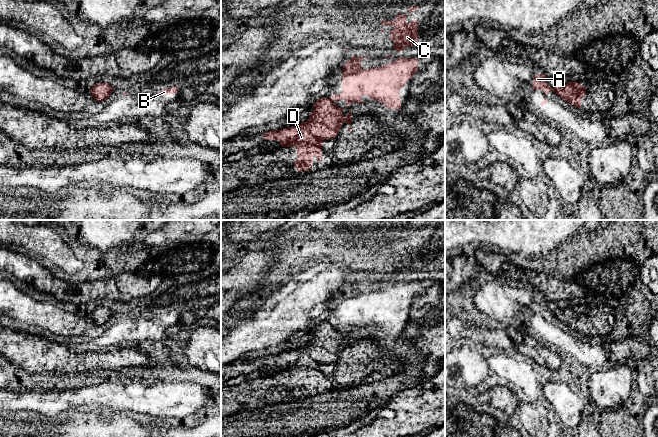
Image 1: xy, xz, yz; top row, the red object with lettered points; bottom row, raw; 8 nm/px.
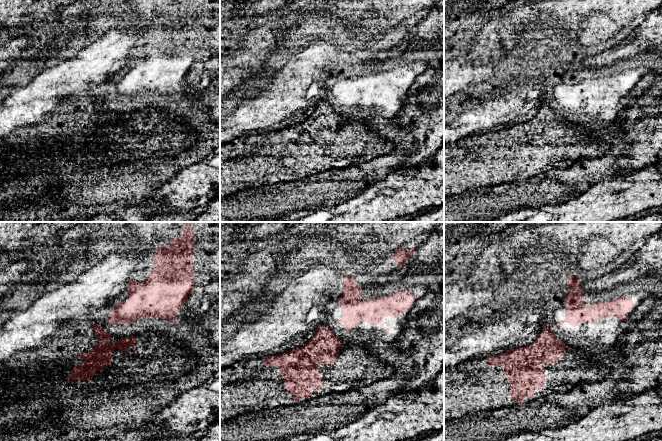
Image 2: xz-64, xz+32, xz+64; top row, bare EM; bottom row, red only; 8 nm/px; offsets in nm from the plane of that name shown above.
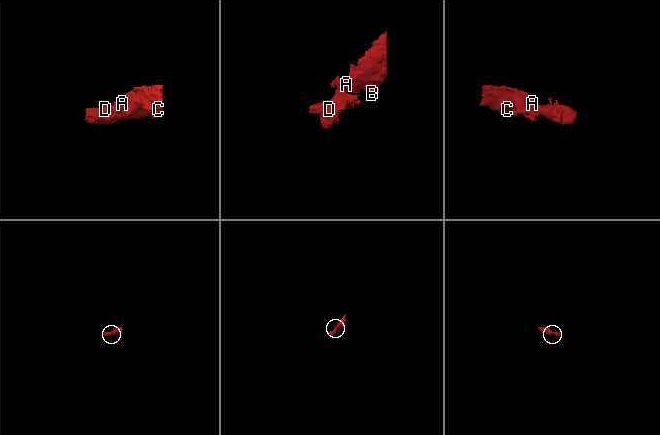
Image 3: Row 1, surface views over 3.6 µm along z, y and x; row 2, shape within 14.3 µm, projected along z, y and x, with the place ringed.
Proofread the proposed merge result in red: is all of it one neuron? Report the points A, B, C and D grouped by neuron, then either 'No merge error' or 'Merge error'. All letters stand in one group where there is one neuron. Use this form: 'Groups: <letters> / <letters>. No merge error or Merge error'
Groups: A B C / D. Merge error

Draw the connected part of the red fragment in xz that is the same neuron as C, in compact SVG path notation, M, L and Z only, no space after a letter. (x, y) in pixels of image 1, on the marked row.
M400 14L396 16L393 21L384 21L380 23L382 26L394 26L392 31L389 31L390 40L395 42L392 47L394 50L401 52L407 46L414 46L418 43L418 20L413 20L410 24L406 22L406 14Z

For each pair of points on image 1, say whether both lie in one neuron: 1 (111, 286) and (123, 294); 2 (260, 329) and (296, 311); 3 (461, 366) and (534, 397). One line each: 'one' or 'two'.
1: one
2: one
3: two

